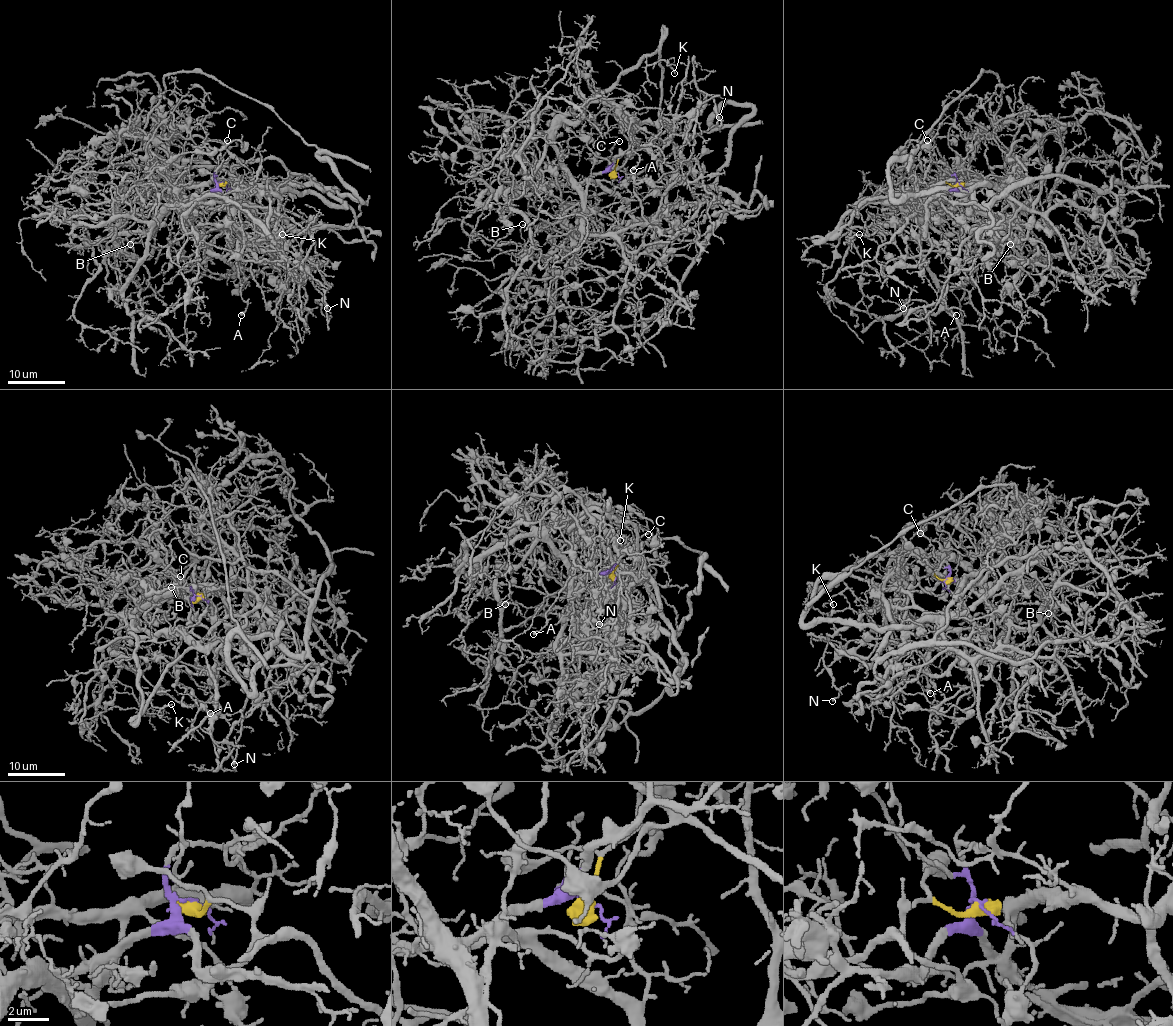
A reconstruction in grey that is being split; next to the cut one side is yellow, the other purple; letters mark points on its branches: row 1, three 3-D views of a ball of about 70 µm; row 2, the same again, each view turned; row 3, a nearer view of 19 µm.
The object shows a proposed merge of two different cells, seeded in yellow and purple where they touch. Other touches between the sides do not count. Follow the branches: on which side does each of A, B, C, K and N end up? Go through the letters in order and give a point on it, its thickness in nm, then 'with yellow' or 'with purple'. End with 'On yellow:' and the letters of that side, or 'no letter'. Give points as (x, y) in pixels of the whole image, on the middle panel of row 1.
A: at (633, 170); 320 nm thick; with purple
B: at (522, 224); 150 nm thick; with purple
C: at (619, 141); 180 nm thick; with purple
K: at (674, 73); 160 nm thick; with purple
N: at (719, 117); 340 nm thick; with purple
On yellow: no letter

